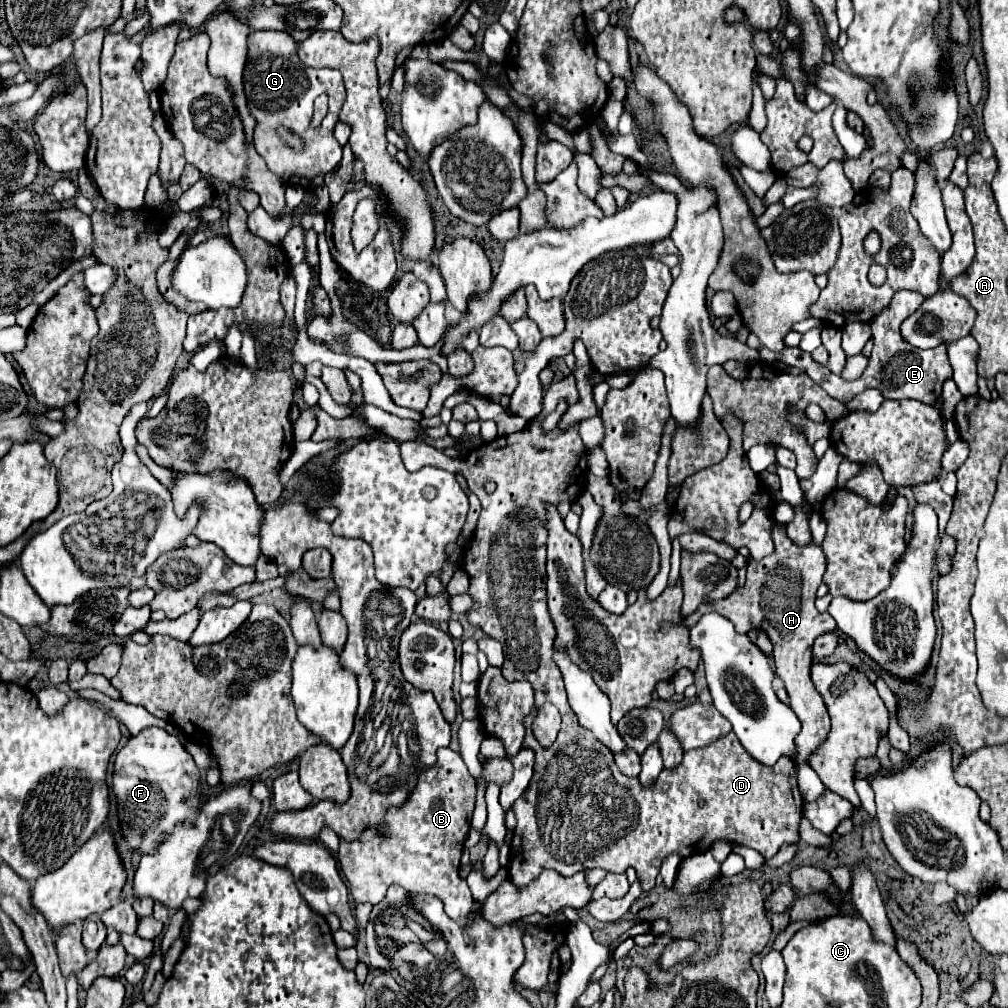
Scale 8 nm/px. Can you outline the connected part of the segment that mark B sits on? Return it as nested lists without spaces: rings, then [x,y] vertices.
[[[438,749],[438,761],[426,767],[410,791],[410,797],[400,807],[390,807],[382,825],[366,827],[354,841],[340,839],[338,863],[356,903],[376,905],[386,895],[392,883],[398,883],[408,893],[434,895],[444,903],[450,919],[462,923],[474,909],[472,893],[460,879],[460,855],[476,801],[476,785],[462,757],[452,749]]]

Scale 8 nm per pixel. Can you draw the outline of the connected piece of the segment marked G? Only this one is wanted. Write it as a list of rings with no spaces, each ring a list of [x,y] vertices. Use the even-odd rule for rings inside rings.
[[[252,31],[248,35],[248,59],[246,59],[242,79],[244,79],[244,95],[246,95],[246,101],[248,101],[248,111],[256,119],[256,127],[254,127],[254,147],[256,147],[256,151],[264,157],[268,169],[274,175],[278,175],[278,179],[282,179],[286,185],[300,185],[302,189],[312,191],[312,189],[316,189],[318,185],[324,183],[324,175],[330,173],[342,159],[342,147],[334,139],[334,125],[338,121],[338,109],[342,107],[342,103],[346,99],[346,89],[344,89],[342,75],[338,71],[328,69],[328,67],[314,69],[314,67],[302,65],[302,61],[296,55],[296,47],[298,47],[298,43],[292,37],[288,37],[288,33],[282,33],[282,31]],[[322,93],[328,95],[328,113],[322,119],[320,127],[312,127],[312,103]],[[278,127],[286,127],[286,129],[294,131],[296,135],[300,135],[300,139],[304,141],[304,149],[296,151],[294,147],[286,145],[278,135]]]

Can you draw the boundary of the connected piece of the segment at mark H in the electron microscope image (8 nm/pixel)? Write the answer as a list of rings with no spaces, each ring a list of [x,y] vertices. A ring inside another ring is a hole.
[[[776,523],[770,533],[776,549],[762,561],[748,561],[744,587],[736,589],[726,599],[702,603],[692,615],[686,617],[686,625],[690,627],[698,623],[704,613],[716,611],[728,617],[738,633],[762,629],[768,635],[774,645],[774,673],[784,681],[784,687],[790,697],[790,707],[802,723],[802,731],[796,737],[796,745],[798,761],[806,763],[806,753],[810,753],[810,749],[814,749],[818,741],[824,741],[826,733],[830,731],[830,717],[826,713],[826,705],[822,705],[822,697],[810,681],[812,643],[816,641],[816,637],[832,633],[836,629],[834,619],[828,613],[820,613],[814,605],[816,589],[822,583],[822,575],[826,571],[826,557],[822,553],[822,547],[814,545],[812,541],[806,547],[800,547],[792,539],[788,539],[782,523]]]

